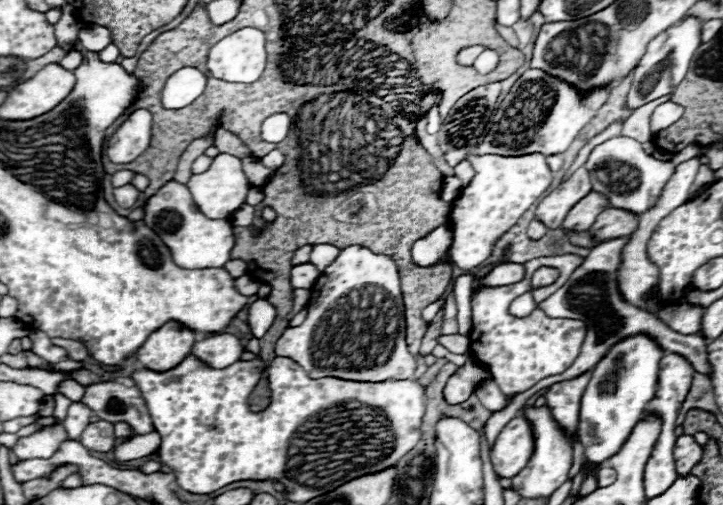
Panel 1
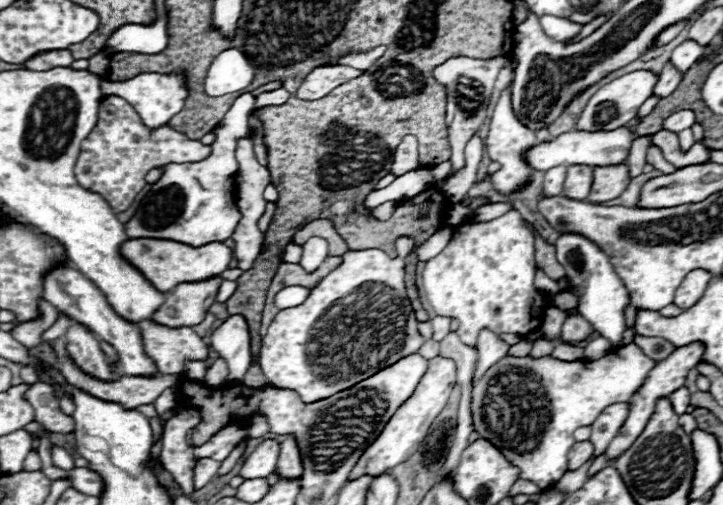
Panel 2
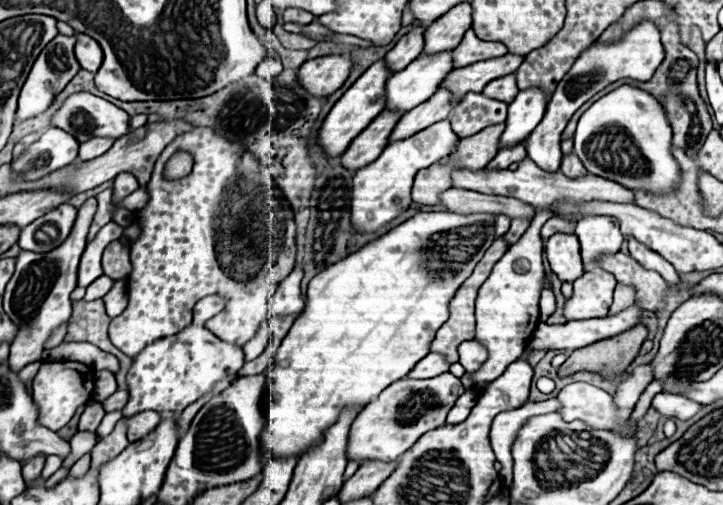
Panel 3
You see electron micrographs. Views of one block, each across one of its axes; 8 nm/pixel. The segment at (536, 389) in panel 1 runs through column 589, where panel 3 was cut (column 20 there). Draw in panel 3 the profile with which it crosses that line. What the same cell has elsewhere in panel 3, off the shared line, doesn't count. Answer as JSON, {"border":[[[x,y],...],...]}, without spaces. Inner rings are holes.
{"border":[[[95,197],[88,198],[80,208],[74,222],[70,236],[50,252],[22,252],[16,262],[16,272],[6,286],[4,292],[4,310],[6,314],[18,324],[18,334],[10,346],[10,370],[20,372],[24,366],[42,358],[44,340],[48,338],[50,330],[58,324],[68,322],[72,300],[70,294],[76,288],[78,278],[78,264],[80,256],[86,248],[86,234],[90,230],[92,218],[96,214],[98,202]]]}

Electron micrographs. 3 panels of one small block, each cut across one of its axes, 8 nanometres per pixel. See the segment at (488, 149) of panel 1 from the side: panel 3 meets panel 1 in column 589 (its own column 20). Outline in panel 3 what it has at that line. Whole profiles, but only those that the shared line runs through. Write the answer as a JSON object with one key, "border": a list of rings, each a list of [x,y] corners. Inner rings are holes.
{"border":[[[58,34],[58,38],[54,38],[38,56],[38,60],[34,62],[22,92],[20,92],[20,100],[18,100],[18,112],[16,112],[16,120],[28,120],[34,116],[40,116],[42,112],[46,112],[50,108],[50,104],[54,102],[54,98],[66,88],[66,84],[80,72],[80,64],[74,58],[74,44],[76,44],[76,36],[62,36]]]}

